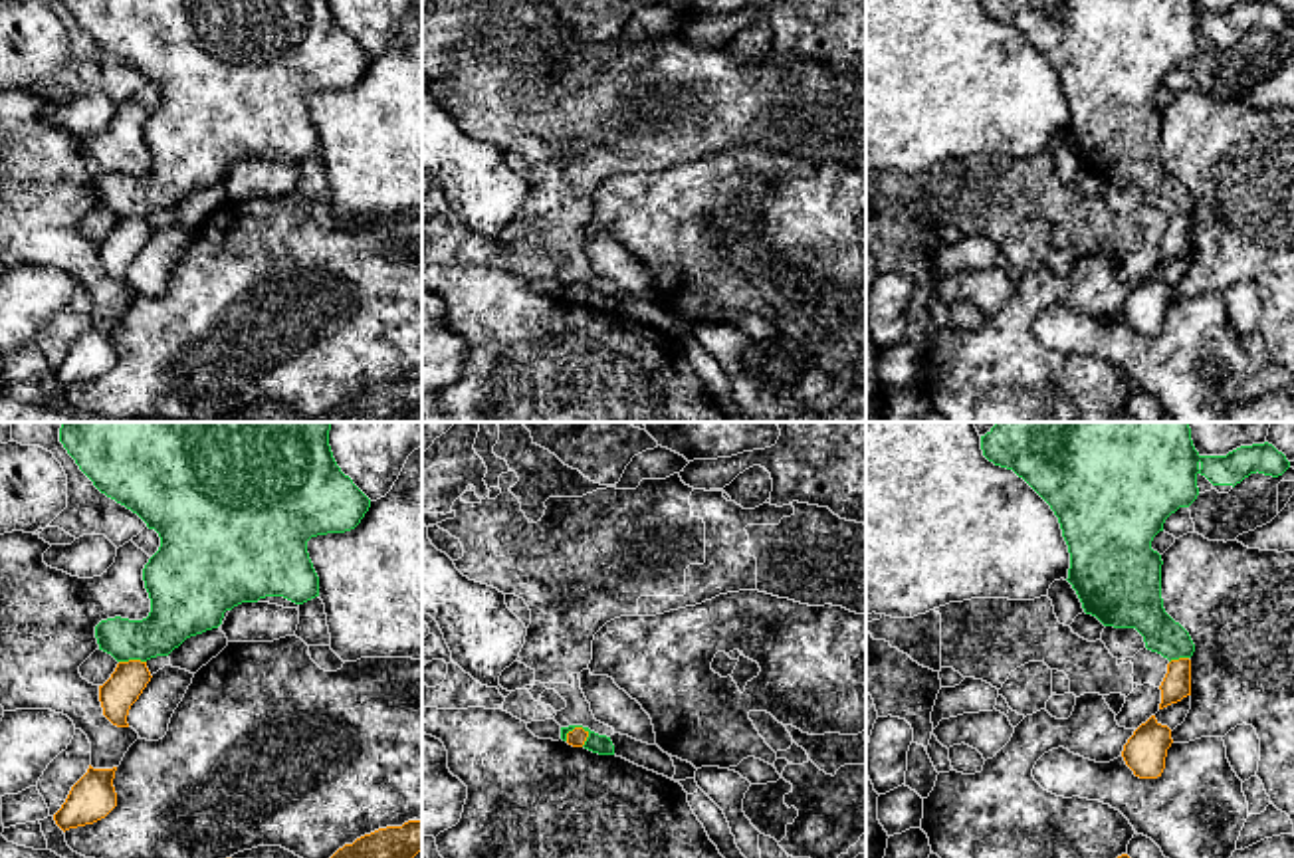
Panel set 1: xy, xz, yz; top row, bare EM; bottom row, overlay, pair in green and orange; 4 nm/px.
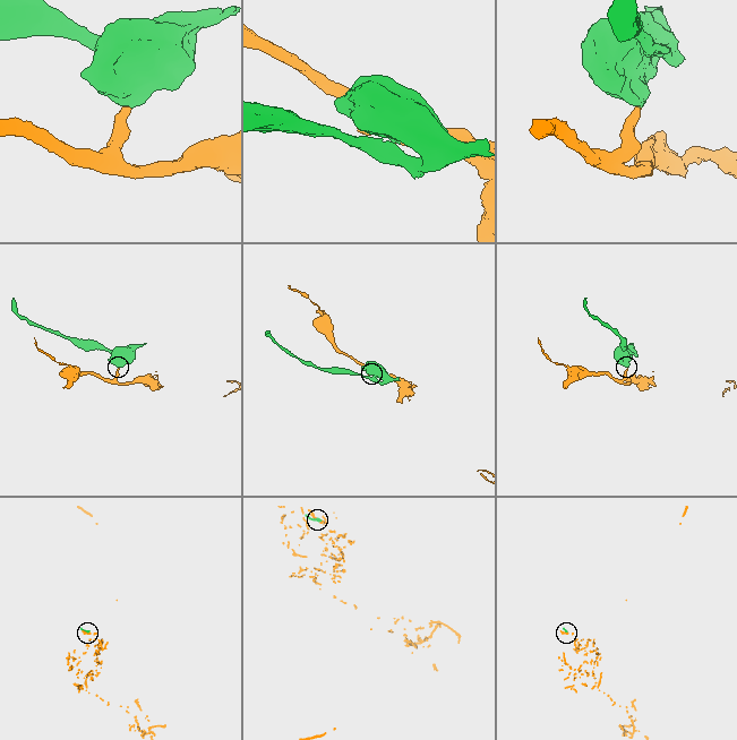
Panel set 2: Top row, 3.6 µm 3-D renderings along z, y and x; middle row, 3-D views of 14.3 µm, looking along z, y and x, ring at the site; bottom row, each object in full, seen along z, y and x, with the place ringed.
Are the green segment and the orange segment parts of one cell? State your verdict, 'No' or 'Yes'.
No

